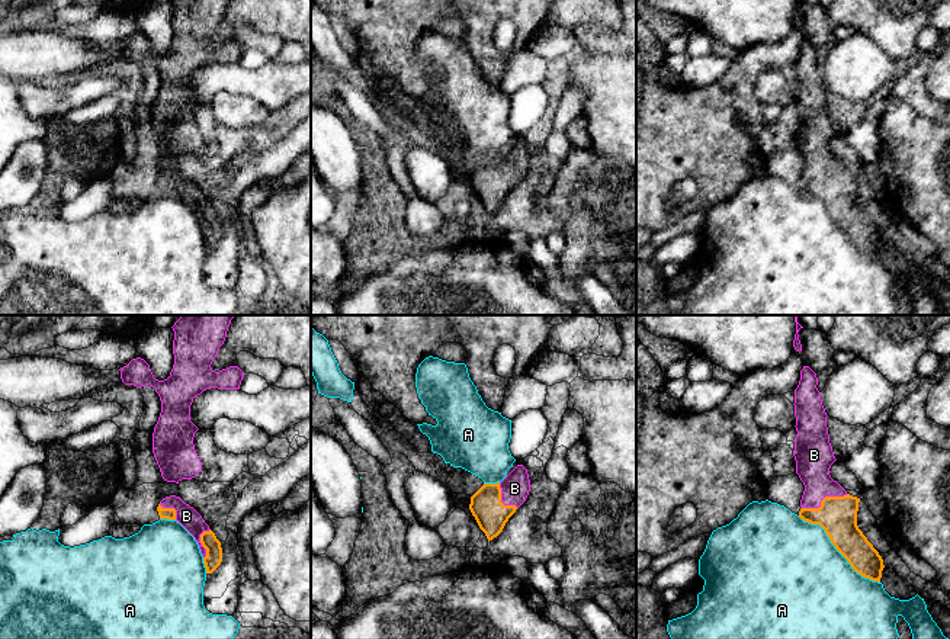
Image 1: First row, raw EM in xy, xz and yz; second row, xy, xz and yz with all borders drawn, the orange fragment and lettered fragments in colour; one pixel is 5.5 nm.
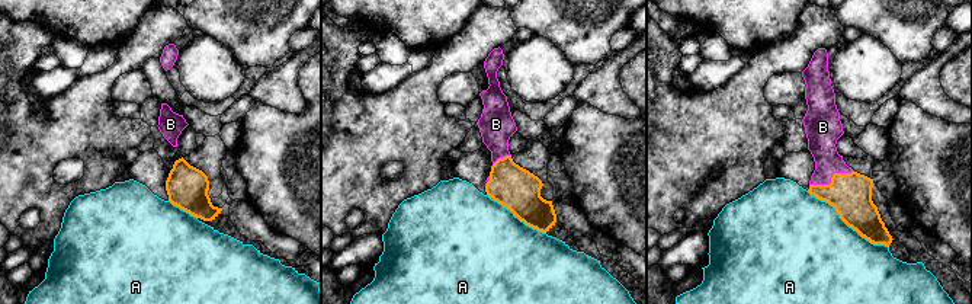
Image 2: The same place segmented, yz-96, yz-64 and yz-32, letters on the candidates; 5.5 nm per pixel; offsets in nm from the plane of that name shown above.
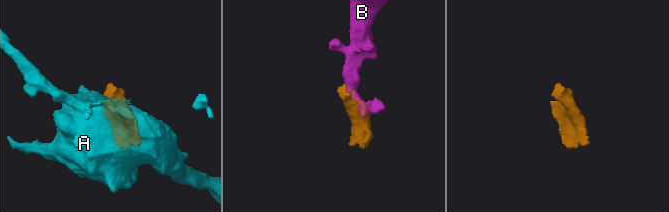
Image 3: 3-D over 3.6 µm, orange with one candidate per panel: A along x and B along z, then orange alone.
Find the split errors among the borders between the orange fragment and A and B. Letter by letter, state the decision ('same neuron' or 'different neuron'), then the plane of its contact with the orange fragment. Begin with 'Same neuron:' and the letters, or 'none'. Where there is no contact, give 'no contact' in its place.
Same neuron: B
A: different neuron; meets orange in yz
B: same neuron; meets orange in yz

